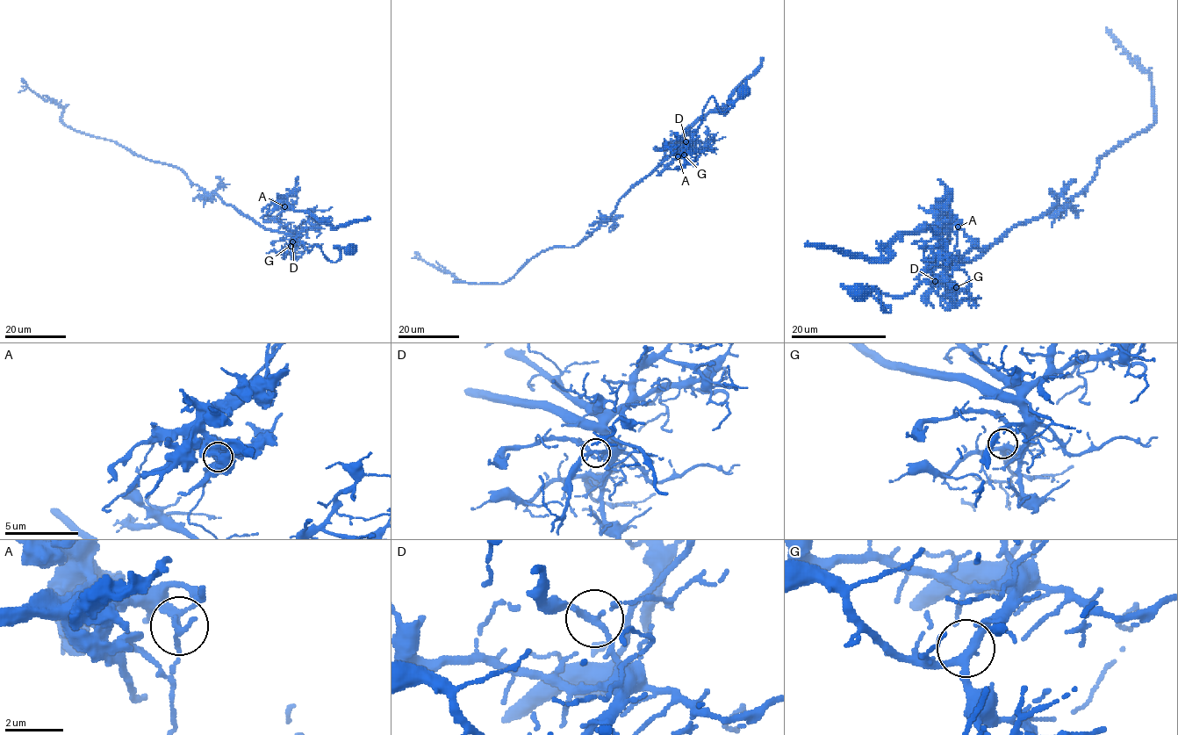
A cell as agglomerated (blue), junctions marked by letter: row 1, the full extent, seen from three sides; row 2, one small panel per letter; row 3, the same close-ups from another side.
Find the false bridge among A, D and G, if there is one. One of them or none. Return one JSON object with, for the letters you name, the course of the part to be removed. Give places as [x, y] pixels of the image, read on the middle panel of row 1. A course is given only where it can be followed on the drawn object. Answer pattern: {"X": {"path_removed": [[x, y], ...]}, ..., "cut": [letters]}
{"A": {"path_removed": [[678, 155], [676, 148], [683, 141], [685, 133], [708, 112], [724, 112], [729, 96], [756, 69], [763, 58]]}, "cut": ["A"]}

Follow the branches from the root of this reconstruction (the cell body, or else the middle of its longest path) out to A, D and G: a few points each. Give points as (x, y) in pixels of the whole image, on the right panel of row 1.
A: (859, 296), (874, 291), (888, 312), (866, 288), (901, 298), (942, 274), (958, 255), (958, 226)
D: (859, 296), (874, 291), (880, 307), (888, 312), (867, 287), (901, 298), (928, 278), (944, 275), (935, 281)
G: (859, 296), (874, 291), (880, 307), (888, 312), (867, 287), (901, 298), (940, 274), (951, 288), (956, 287)

